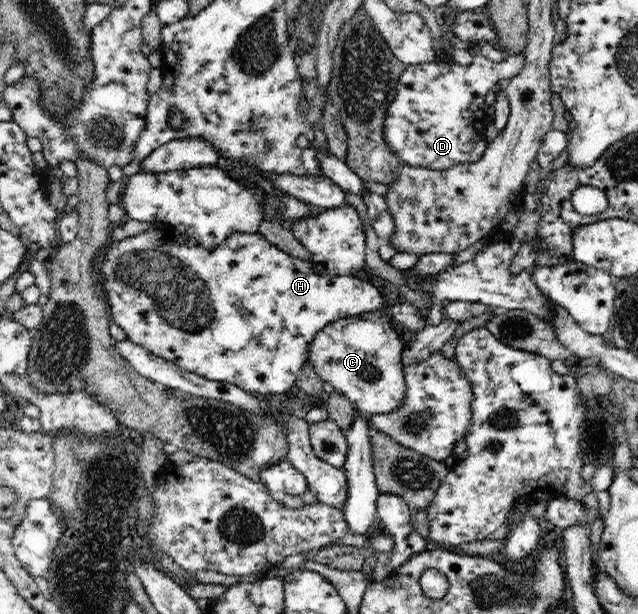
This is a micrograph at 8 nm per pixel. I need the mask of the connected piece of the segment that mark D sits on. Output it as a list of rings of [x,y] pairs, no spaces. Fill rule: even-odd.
[[[524,52],[509,55],[501,62],[477,54],[467,66],[442,60],[407,66],[386,111],[383,139],[387,147],[408,167],[446,171],[458,163],[469,162],[476,143],[485,139],[487,126],[493,124],[493,111],[486,103],[486,94],[498,80],[518,75],[524,59]]]

